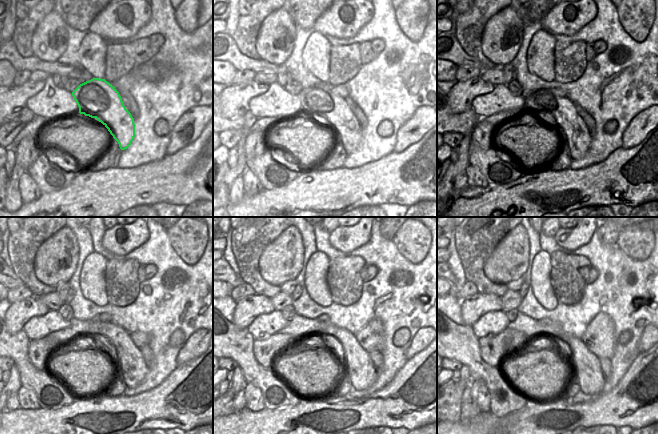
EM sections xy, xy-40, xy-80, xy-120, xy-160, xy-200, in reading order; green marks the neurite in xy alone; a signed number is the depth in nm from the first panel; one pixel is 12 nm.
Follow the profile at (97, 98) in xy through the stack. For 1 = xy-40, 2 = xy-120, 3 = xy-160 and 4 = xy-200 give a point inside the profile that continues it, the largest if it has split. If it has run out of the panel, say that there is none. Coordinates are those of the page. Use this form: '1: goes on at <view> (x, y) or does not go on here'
1: goes on at xy-40 (319, 100)
2: goes on at xy-120 (129, 359)
3: goes on at xy-160 (358, 366)
4: goes on at xy-200 (585, 367)

